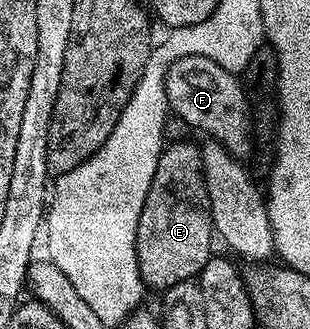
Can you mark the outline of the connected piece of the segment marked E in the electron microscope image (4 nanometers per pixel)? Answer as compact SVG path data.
M178 140L175 144L167 143L156 162L156 174L152 174L152 186L148 186L144 210L140 210L140 222L136 226L136 256L143 285L147 289L165 290L185 280L193 281L210 260L210 243L215 243L215 240L216 233L208 202L208 186L204 182L202 169L201 147L197 143L189 144L186 140Z

